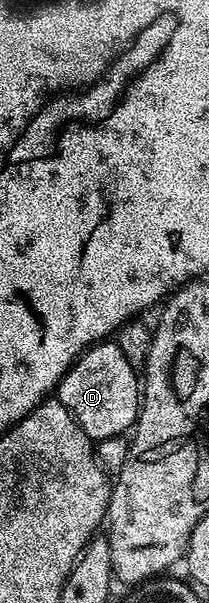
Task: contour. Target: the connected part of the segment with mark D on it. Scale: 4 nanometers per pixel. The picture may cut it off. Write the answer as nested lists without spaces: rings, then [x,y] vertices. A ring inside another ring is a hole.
[[[106,339],[81,352],[77,362],[57,384],[55,400],[71,411],[75,423],[79,423],[90,441],[96,443],[128,434],[132,430],[141,412],[143,389],[139,384],[138,370],[127,361],[116,340]]]

